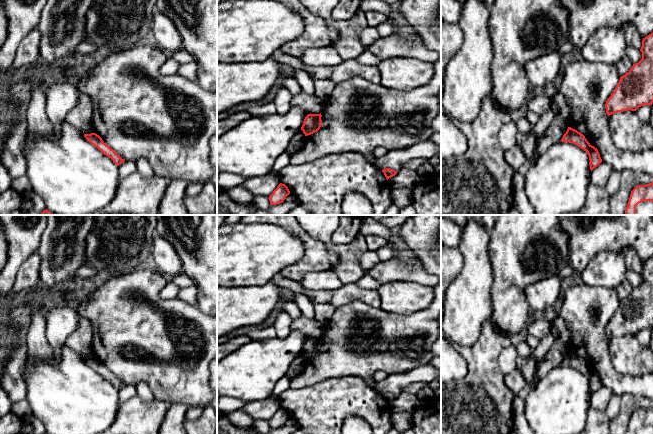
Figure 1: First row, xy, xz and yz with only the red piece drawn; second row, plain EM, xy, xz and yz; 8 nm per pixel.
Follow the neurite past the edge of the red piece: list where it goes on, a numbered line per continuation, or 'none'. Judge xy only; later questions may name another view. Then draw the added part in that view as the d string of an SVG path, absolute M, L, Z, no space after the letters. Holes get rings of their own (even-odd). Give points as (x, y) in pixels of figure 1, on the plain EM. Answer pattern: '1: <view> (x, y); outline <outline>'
none

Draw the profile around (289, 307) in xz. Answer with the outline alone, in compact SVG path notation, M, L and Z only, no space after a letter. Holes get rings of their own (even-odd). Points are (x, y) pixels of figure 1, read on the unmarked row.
M282 301L278 311L287 313L292 319L296 319L301 315L300 308L293 301Z

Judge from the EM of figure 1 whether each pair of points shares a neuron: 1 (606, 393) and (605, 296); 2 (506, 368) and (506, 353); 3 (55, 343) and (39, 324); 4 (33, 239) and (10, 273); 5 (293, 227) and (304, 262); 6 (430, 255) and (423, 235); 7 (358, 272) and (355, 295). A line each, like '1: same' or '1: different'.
1: different
2: same
3: different
4: same
5: same
6: same
7: different

